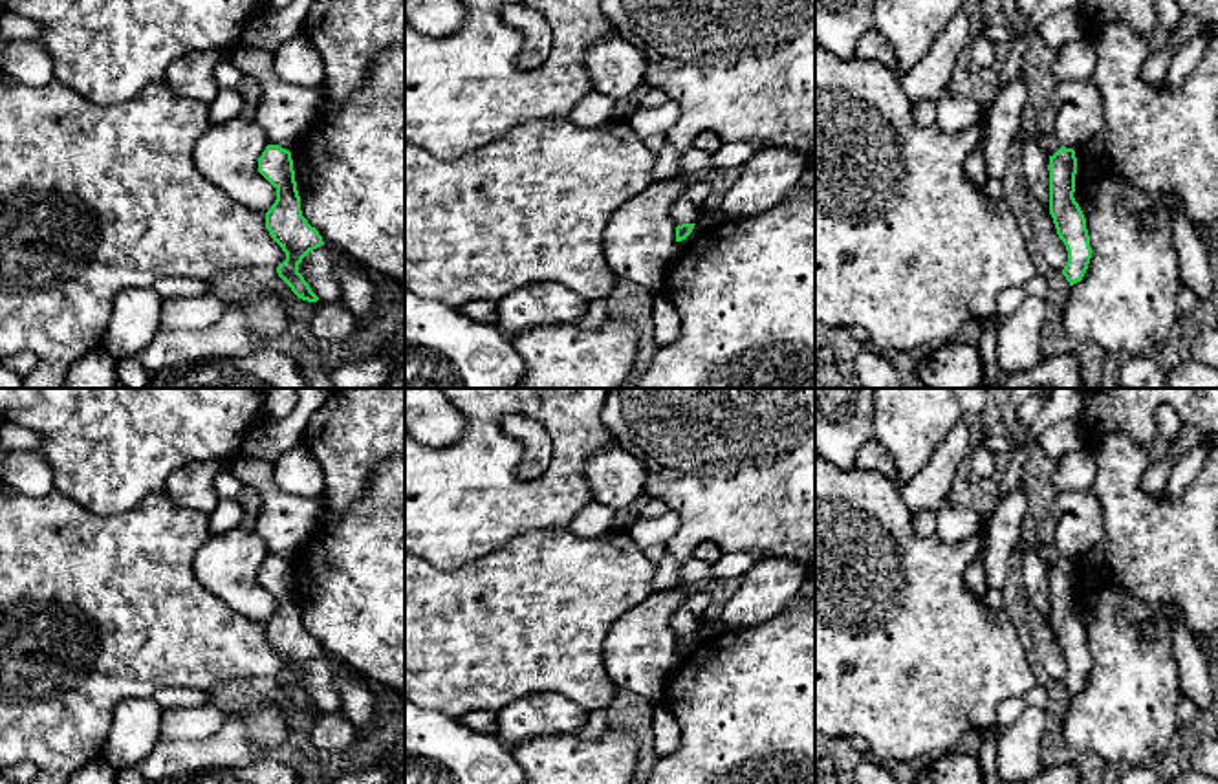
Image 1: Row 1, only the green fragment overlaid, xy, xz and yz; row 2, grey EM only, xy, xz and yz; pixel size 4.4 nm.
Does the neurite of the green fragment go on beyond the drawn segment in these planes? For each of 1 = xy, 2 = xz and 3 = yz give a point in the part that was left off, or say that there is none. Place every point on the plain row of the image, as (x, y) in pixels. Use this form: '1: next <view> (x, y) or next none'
1: next none
2: next none
3: next none

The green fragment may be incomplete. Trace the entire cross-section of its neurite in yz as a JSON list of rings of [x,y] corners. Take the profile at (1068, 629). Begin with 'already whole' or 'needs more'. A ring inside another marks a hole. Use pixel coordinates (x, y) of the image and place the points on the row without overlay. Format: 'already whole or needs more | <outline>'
already whole | [[[1060,557],[1053,566],[1049,566],[1048,581],[1049,625],[1057,645],[1068,661],[1068,672],[1062,685],[1070,696],[1073,696],[1082,691],[1092,669],[1086,628],[1073,608],[1077,584],[1075,561]]]

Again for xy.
already whole | [[[267,555],[258,568],[258,583],[277,599],[277,610],[266,623],[266,639],[286,663],[277,683],[299,709],[317,713],[319,707],[299,683],[299,674],[324,652],[302,626],[291,562],[278,555]]]

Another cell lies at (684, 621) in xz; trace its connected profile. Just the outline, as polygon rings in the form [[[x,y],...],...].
[[[676,583],[674,588],[683,593],[683,604],[674,612],[674,615],[670,619],[670,626],[676,632],[676,636],[694,634],[701,628],[707,628],[711,632],[723,632],[725,630],[725,626],[720,619],[714,619],[714,621],[703,625],[700,621],[700,617],[691,612],[691,608],[687,606],[687,597],[692,592],[691,588],[683,586],[681,583]]]

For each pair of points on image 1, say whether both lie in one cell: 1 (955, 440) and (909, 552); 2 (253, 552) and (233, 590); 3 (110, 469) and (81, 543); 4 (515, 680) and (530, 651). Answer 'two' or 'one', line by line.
1: two
2: one
3: two
4: one

